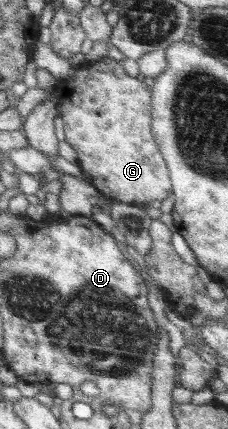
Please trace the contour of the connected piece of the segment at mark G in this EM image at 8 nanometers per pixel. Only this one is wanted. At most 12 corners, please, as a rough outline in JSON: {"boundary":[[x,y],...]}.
{"boundary":[[105,56],[54,92],[87,183],[171,194],[152,90]]}

